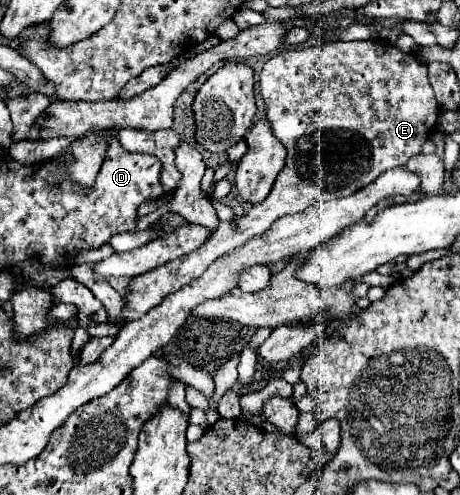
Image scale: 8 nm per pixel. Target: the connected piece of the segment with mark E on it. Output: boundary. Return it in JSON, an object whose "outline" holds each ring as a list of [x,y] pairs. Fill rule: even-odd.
{"outline":[[[378,40],[326,42],[312,48],[284,48],[264,64],[260,72],[260,92],[266,102],[266,116],[272,124],[272,134],[288,150],[286,168],[278,174],[268,198],[254,204],[246,216],[220,222],[210,238],[198,250],[186,254],[186,258],[178,258],[166,266],[150,270],[150,274],[134,278],[130,284],[130,298],[126,298],[126,320],[140,318],[146,314],[146,310],[158,306],[162,298],[200,278],[216,258],[266,232],[274,220],[286,214],[302,212],[314,202],[350,196],[374,182],[386,170],[404,164],[410,156],[420,152],[426,136],[436,128],[440,114],[434,90],[428,82],[426,62],[422,62],[416,54],[406,54],[400,48]]]}

